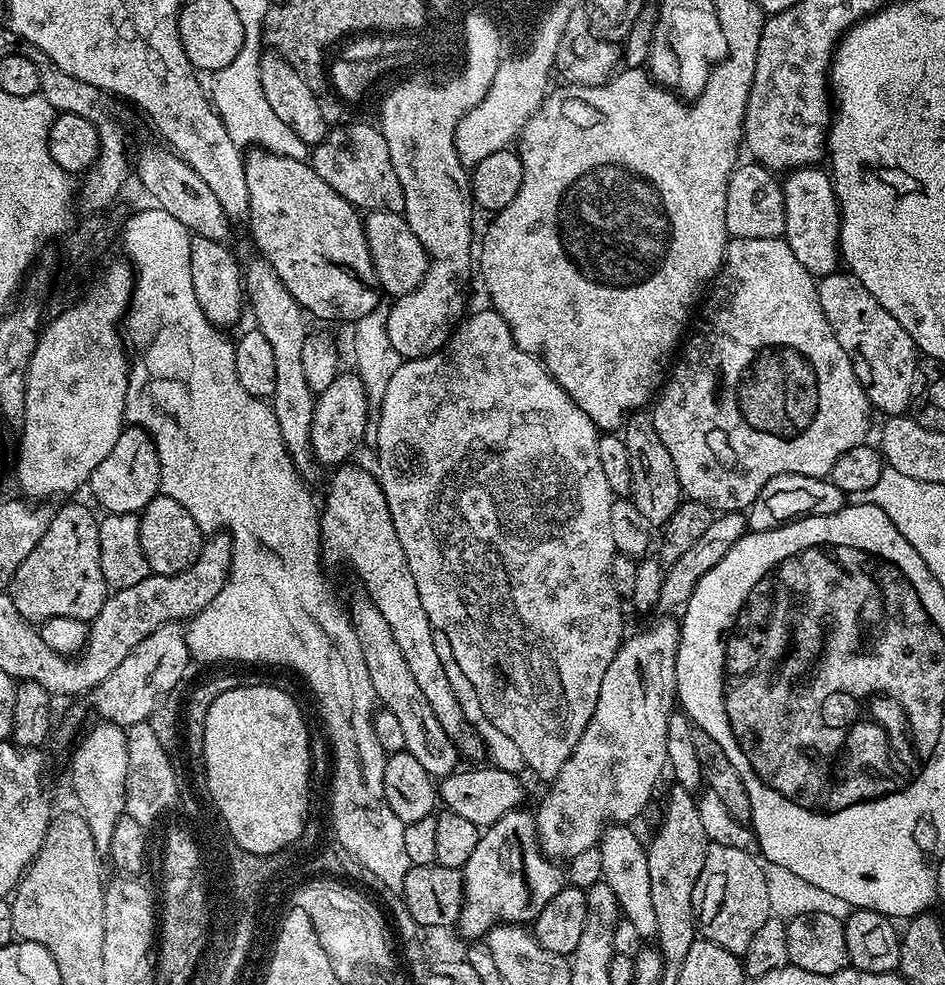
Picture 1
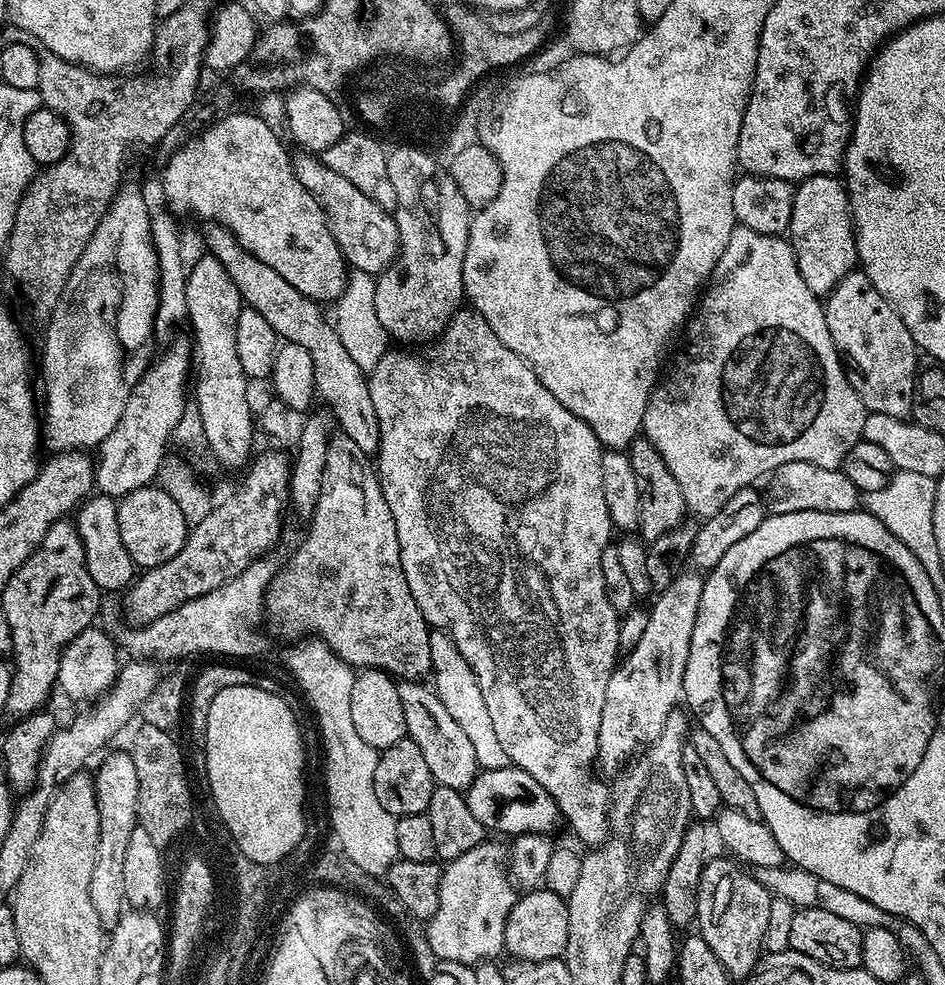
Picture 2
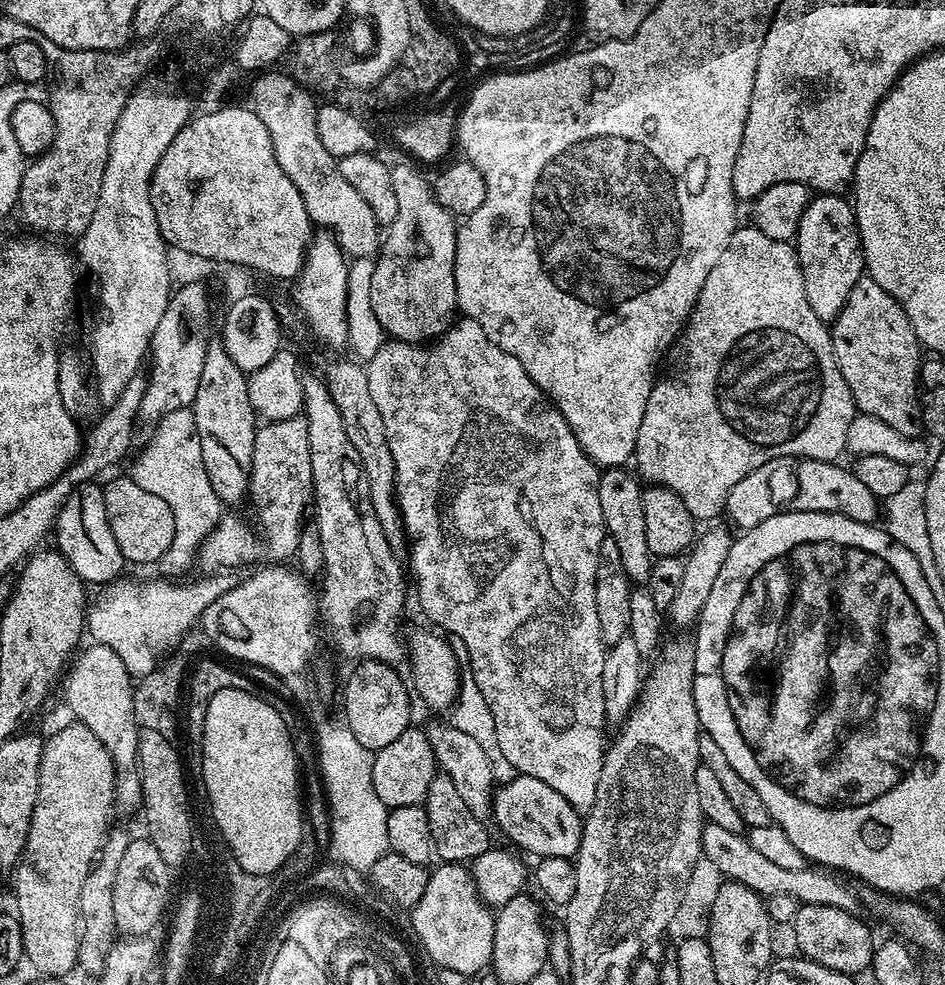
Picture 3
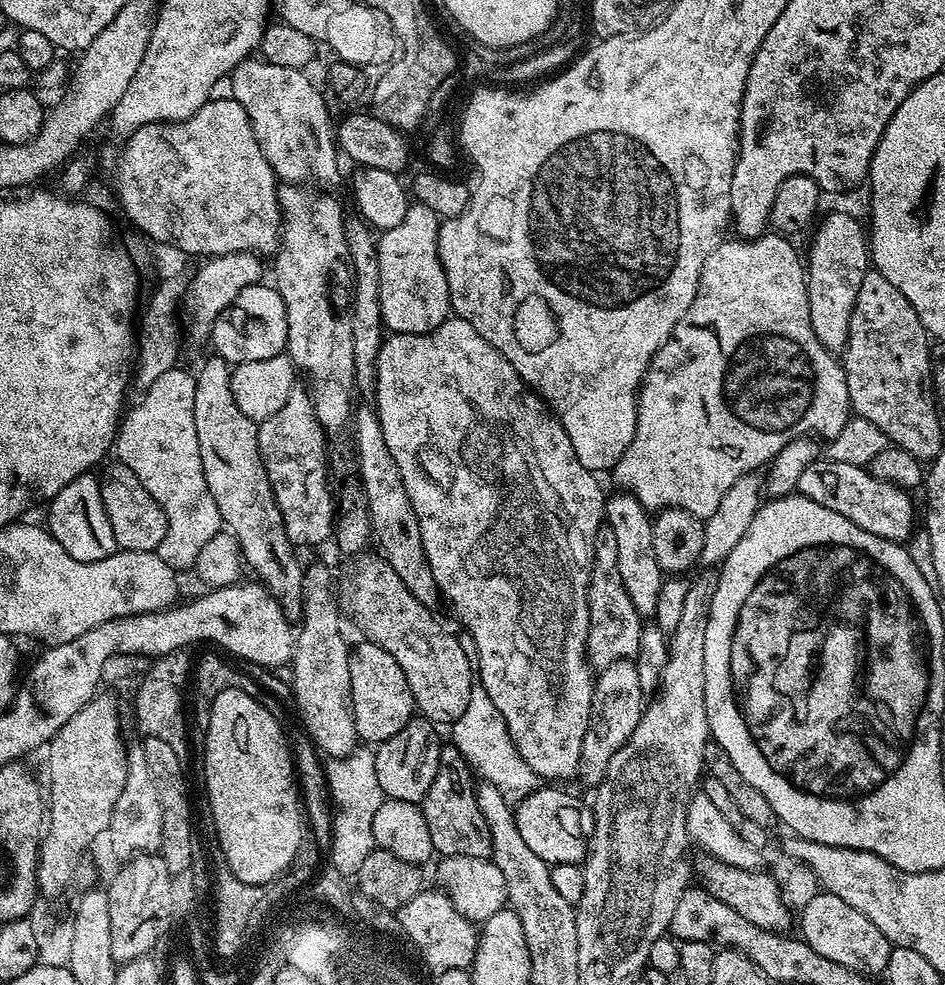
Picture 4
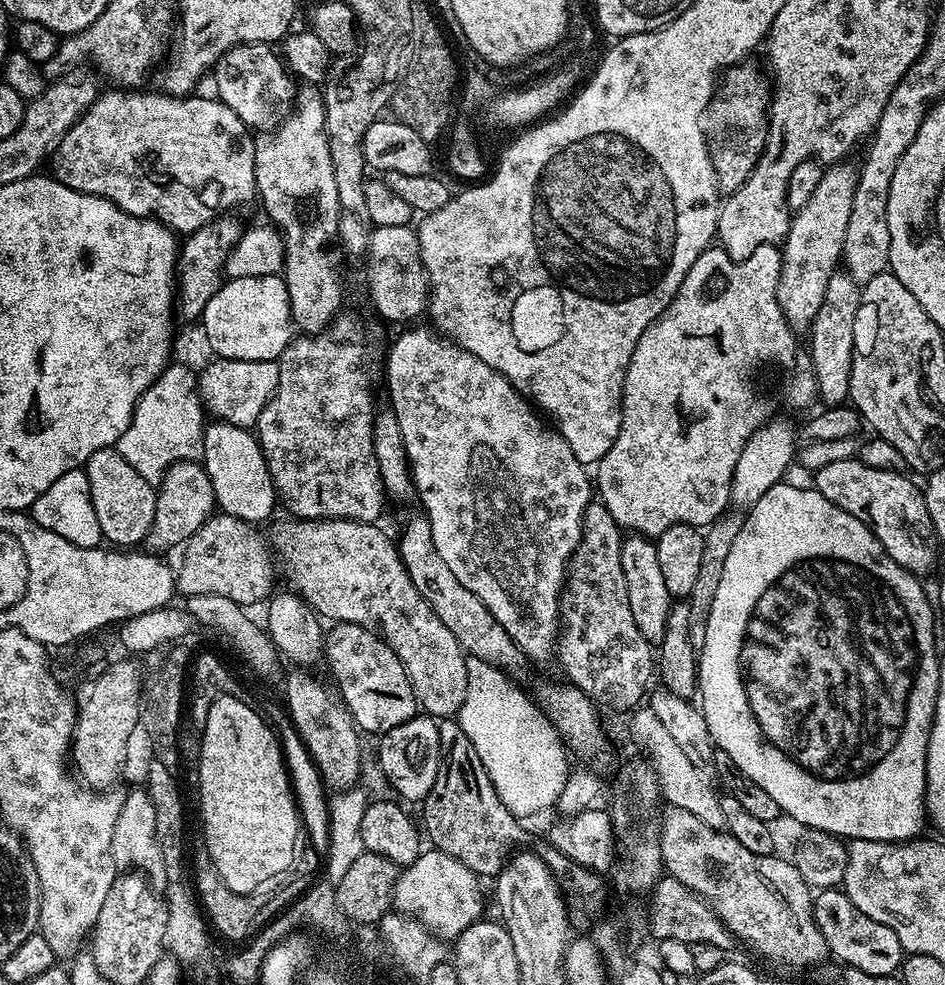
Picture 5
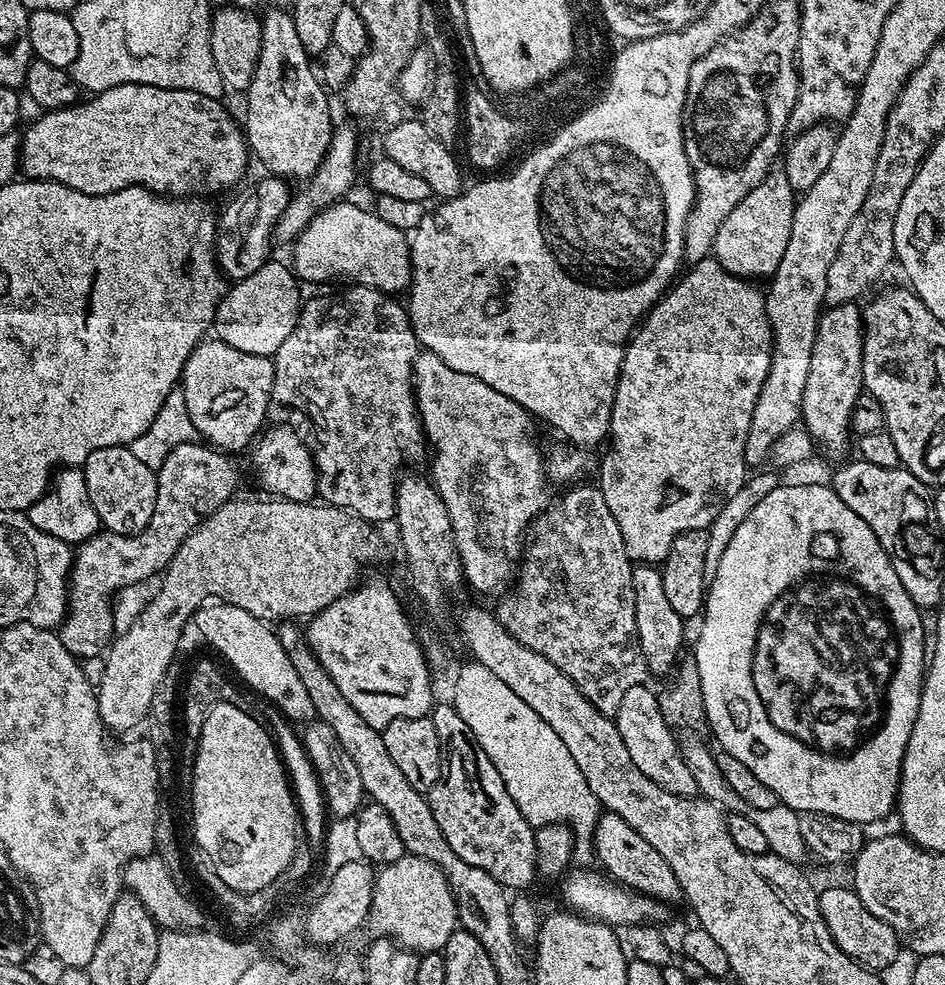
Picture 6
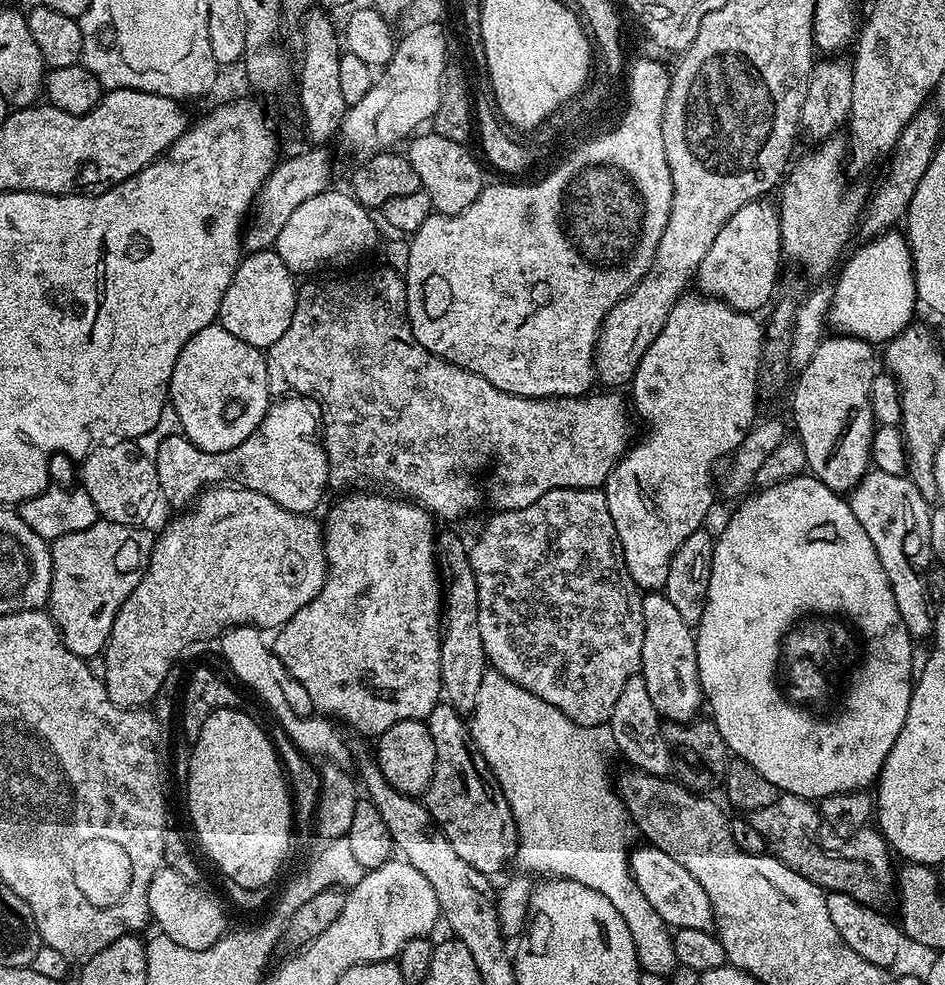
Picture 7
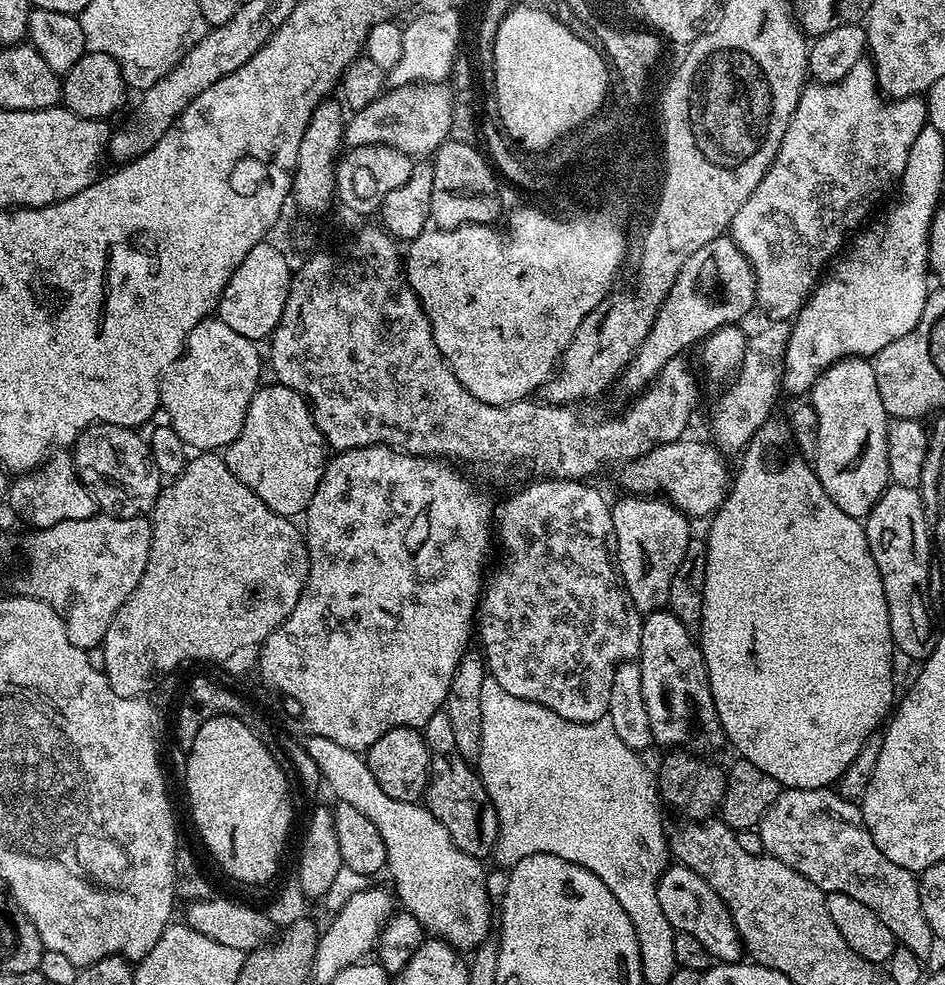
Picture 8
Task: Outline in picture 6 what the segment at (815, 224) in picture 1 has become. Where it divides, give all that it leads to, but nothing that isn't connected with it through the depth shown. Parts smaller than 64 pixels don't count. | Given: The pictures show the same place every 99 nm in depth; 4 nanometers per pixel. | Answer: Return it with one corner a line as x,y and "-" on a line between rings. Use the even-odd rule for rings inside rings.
859,303
825,307
820,313
814,354
810,358
810,374
806,377
806,391
802,393
800,418
804,429
812,436
812,443
828,456
840,456
848,448
848,436
852,432
852,415
858,398
864,392
862,378
862,346
864,345
864,317

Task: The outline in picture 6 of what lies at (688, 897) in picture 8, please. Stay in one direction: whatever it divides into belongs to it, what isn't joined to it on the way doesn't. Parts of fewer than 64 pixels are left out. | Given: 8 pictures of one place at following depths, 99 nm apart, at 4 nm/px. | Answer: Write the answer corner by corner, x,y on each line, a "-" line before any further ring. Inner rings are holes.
605,811
601,815
600,821
596,824
596,834
592,837
592,847
595,859
600,860
599,867
611,879
624,887
632,889
634,892
641,892
643,896
651,896
654,900
663,900
665,904
675,905
675,900
681,899
682,893
678,886
678,878
674,878
674,870
666,863
666,858
638,834
618,814

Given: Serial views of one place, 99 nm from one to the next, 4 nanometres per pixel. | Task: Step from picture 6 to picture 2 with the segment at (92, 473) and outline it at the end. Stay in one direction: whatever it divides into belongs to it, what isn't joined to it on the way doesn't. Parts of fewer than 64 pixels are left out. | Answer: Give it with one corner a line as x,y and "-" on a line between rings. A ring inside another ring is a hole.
161,486
139,488
119,497
116,509
122,546
126,546
126,554
130,554
137,569
147,570
154,566
162,566
162,562
170,562
170,558
174,558
174,554
182,550
190,525
183,517
181,507
174,502
166,489

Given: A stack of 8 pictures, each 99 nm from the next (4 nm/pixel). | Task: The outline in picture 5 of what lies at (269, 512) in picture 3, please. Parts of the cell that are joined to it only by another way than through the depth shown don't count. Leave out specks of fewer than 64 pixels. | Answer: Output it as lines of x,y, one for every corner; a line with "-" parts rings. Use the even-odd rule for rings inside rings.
337,315
331,325
323,332
315,334
300,334
289,344
288,349
280,355
280,381
276,387
276,395
271,402
264,407
262,414
254,425
255,435
260,441
260,448
268,459
268,469
272,475
272,481
276,483
276,491
279,499
292,511
293,517
302,520
357,520
363,524
377,523
381,518
380,511
384,508
386,493
384,483
380,477
380,467
375,450
372,448
372,422
374,419
374,407
372,408
372,380
368,377
368,352
364,349
364,336
360,333
360,324
352,316

